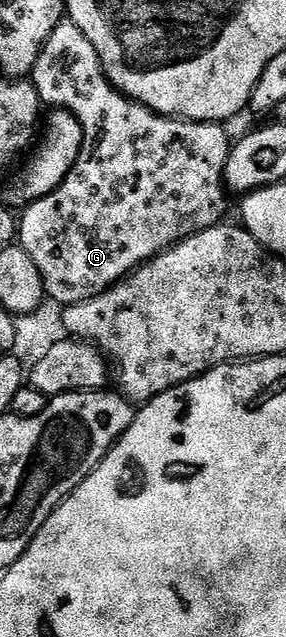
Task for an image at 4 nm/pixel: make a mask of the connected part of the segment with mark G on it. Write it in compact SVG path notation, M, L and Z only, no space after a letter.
M61 21L56 24L48 34L48 38L40 44L40 52L30 72L30 82L36 86L40 95L41 104L56 103L57 108L70 111L76 117L78 124L80 152L76 154L76 160L66 173L58 186L49 195L43 195L33 203L23 208L24 216L21 214L18 219L18 243L24 251L38 265L38 273L44 282L44 293L49 300L57 299L60 305L67 305L73 301L79 301L95 292L111 286L125 273L133 270L137 265L149 260L152 256L170 247L173 243L182 239L185 235L191 234L201 225L212 225L221 218L220 210L224 207L224 165L228 159L230 150L230 138L223 131L219 122L204 123L200 119L181 119L160 115L150 110L146 105L137 103L136 100L128 98L104 76L104 68L100 66L100 59L96 55L94 45L71 21Z

